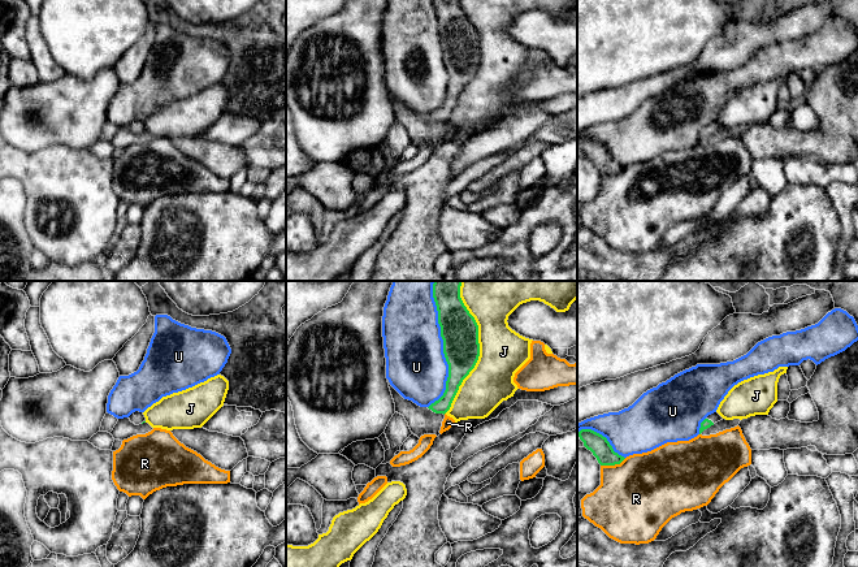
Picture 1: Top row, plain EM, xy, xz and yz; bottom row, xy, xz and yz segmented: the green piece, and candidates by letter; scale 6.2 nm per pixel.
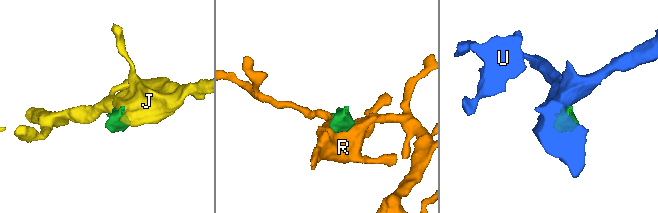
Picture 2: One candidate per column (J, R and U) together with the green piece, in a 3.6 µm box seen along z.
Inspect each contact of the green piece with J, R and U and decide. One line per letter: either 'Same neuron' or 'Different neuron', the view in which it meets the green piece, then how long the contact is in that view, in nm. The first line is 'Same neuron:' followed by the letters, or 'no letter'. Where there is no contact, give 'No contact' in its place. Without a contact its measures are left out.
Same neuron: no letter
J: Different neuron. Touches green in xz. Shared border 750 nm
R: Different neuron. Touches green in yz. Shared border 170 nm
U: Different neuron. Touches green in xz. Shared border 700 nm

